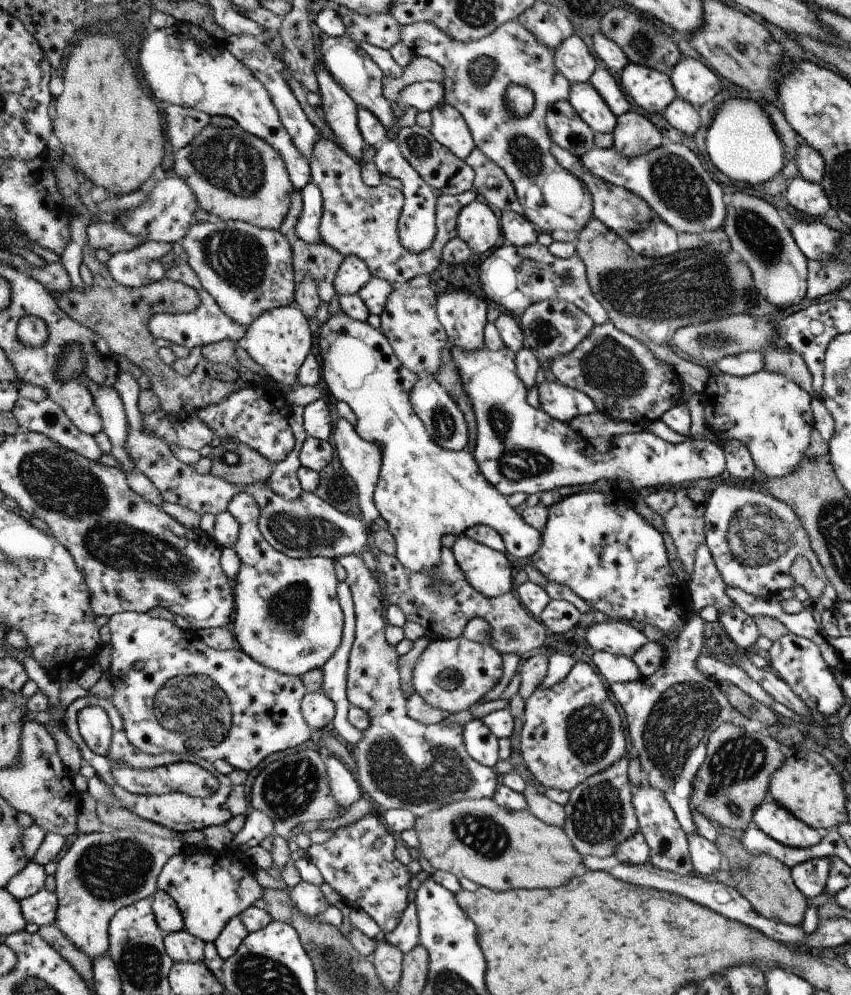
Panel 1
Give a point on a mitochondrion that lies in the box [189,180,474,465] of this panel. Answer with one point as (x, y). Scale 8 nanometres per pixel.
(238, 258)

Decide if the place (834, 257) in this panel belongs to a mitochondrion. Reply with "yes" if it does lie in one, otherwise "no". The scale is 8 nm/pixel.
no

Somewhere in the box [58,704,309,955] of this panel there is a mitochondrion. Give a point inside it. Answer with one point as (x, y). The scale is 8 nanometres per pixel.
(110, 870)

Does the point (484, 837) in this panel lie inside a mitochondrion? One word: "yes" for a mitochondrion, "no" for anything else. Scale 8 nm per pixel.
yes

